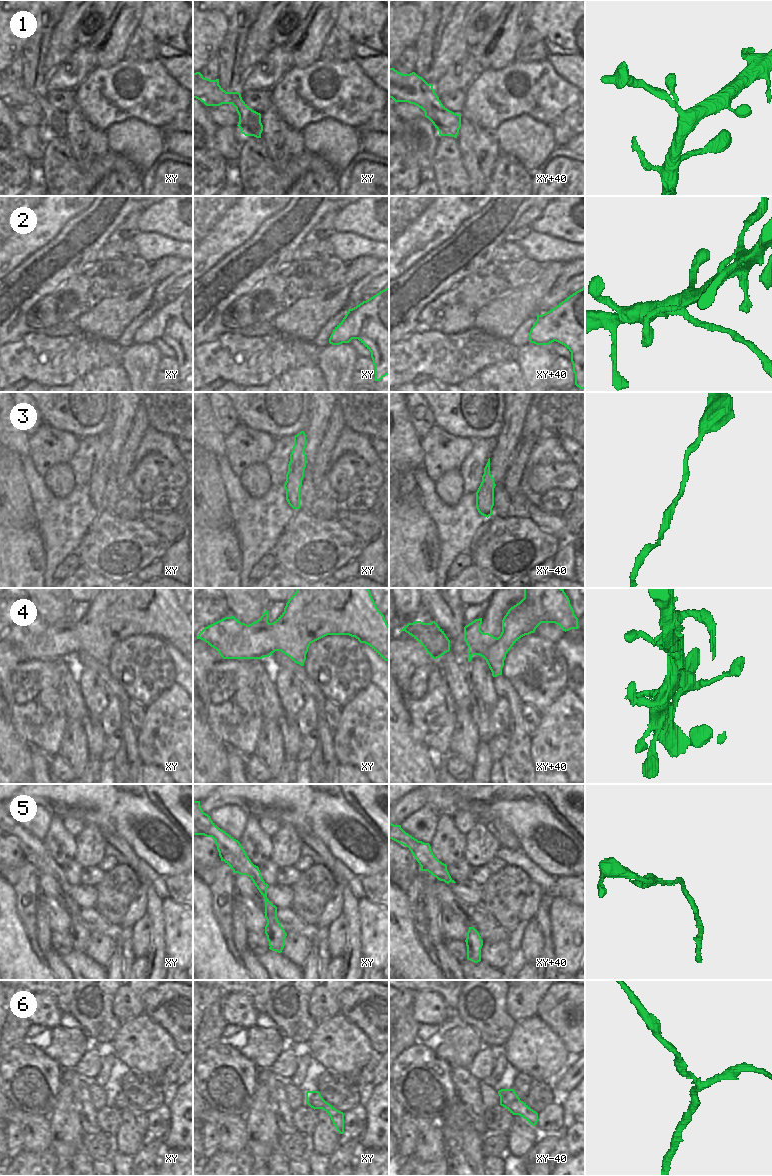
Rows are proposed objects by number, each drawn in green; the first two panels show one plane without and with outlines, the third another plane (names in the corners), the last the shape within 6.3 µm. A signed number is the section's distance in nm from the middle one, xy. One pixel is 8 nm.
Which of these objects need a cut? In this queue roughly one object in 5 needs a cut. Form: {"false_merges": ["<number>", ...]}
{"false_merges": ["1", "5"]}

